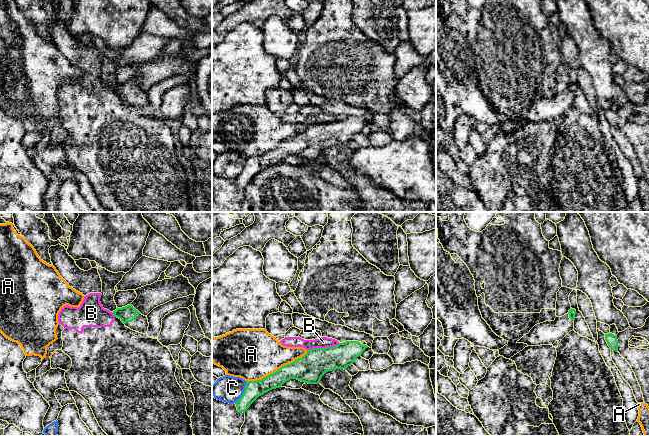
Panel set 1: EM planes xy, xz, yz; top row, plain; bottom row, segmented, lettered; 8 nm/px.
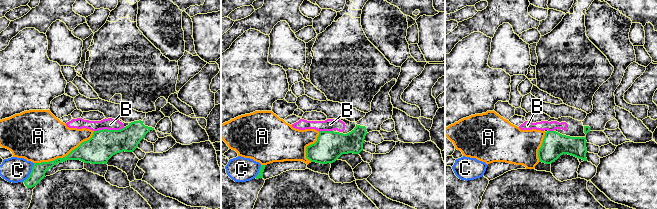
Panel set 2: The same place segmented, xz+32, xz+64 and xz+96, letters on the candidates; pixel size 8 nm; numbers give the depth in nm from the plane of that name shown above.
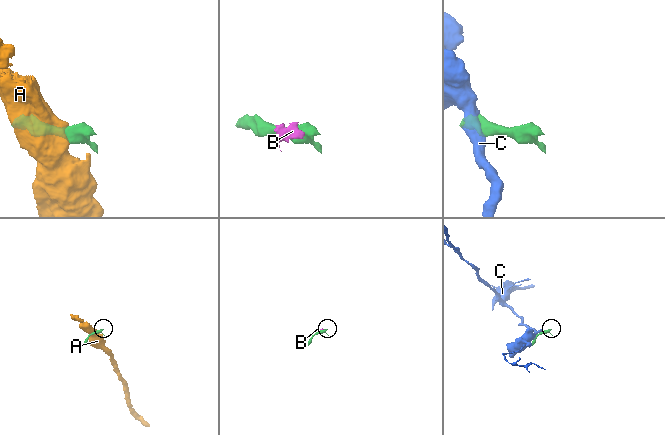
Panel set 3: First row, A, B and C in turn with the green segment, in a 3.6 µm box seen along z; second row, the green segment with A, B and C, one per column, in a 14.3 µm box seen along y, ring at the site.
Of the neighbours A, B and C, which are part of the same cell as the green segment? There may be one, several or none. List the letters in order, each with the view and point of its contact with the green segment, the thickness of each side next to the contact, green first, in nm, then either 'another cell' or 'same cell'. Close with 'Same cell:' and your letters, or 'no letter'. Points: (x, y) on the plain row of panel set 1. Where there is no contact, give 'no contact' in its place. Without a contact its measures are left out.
A: xz (278, 145) | 220/420 nm | another cell
B: xz (323, 124) | 240/90 nm | another cell
C: xz (243, 169) | 140/220 nm | another cell
Same cell: no letter

